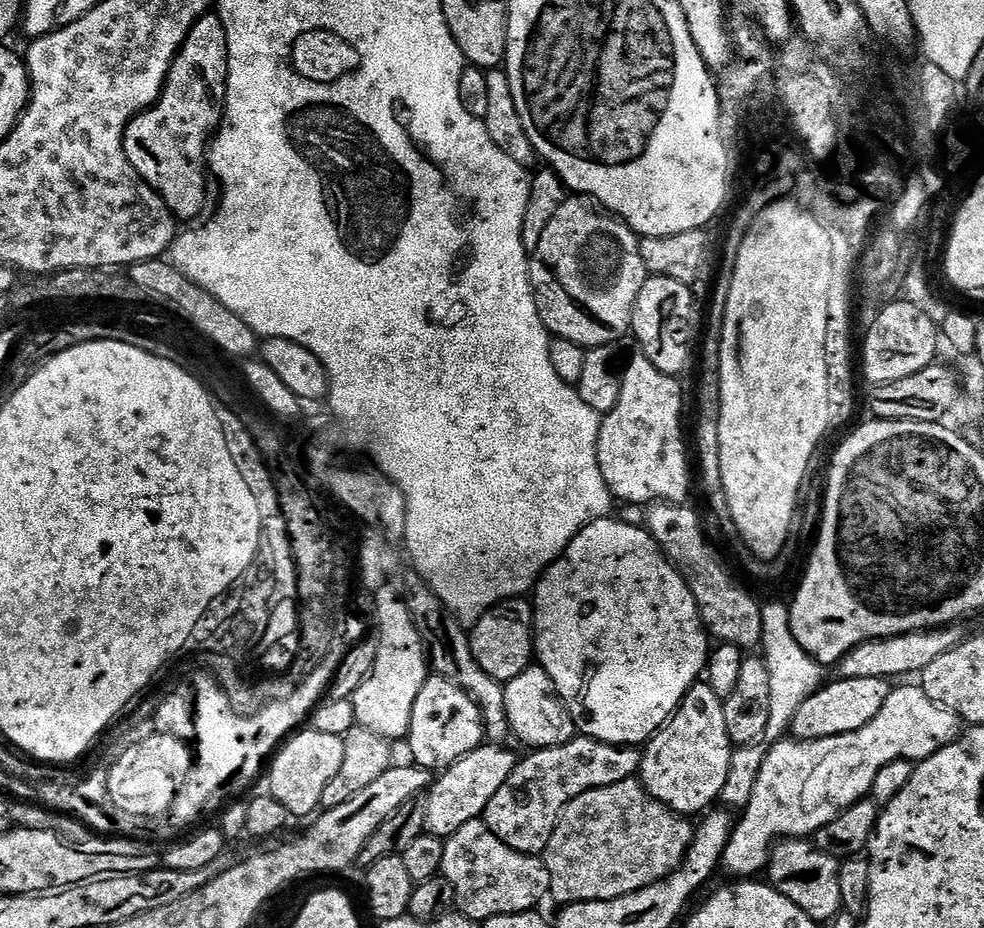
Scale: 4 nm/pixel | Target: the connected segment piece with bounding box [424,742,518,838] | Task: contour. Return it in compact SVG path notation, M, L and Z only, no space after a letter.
M485 742L458 762L451 764L449 768L443 769L426 792L428 802L426 804L425 833L429 836L447 838L458 830L462 830L462 826L466 826L466 822L481 819L490 798L494 798L494 794L498 794L502 782L506 782L506 778L510 778L517 763L518 756L515 756L508 746Z

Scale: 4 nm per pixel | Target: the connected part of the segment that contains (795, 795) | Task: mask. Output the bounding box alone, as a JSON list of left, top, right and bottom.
[723,686,961,878]

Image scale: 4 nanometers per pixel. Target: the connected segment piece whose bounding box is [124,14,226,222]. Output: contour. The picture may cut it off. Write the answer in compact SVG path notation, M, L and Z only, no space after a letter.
M209 14L190 30L176 61L170 66L159 100L136 115L124 134L130 162L164 200L177 221L192 220L204 208L204 199L208 196L206 161L210 156L210 134L215 133L218 118L224 115L225 91L224 27L219 15Z

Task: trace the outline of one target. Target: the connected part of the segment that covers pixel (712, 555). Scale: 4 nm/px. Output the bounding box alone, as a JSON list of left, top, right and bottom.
[646,502,762,650]

